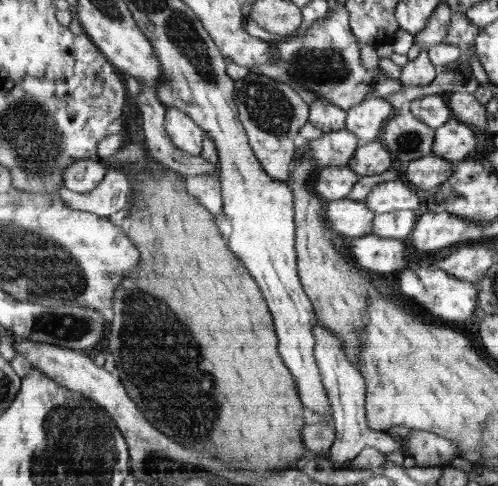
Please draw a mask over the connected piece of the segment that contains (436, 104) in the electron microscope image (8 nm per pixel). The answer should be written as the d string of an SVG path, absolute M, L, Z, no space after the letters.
M442 94L416 98L410 102L410 110L415 118L422 120L434 130L452 119L451 110Z

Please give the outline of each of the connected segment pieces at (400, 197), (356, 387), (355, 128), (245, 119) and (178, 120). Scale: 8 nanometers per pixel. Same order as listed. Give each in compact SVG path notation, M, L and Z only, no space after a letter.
M397 178L395 181L384 181L372 187L364 204L376 215L396 210L414 210L418 208L418 196L414 189L410 190L408 184Z
M318 317L316 324L312 326L312 330L314 330L316 336L316 362L318 362L320 374L323 375L324 386L327 387L328 399L330 399L332 405L333 425L336 428L335 441L332 448L327 452L334 469L349 469L349 461L356 458L363 448L369 446L384 454L401 450L406 456L410 456L408 449L394 440L393 437L368 426L368 419L366 419L367 381L360 374L360 371L352 366L352 362L348 362L344 348L342 348L342 342L330 330L320 326Z
M368 96L347 110L345 130L356 135L362 143L369 143L378 138L382 126L390 118L394 106L384 97Z
M249 72L236 80L235 102L239 107L239 118L246 128L251 148L256 158L263 163L264 170L273 179L288 180L289 166L295 158L299 131L310 118L309 106L294 87L265 75Z
M166 106L165 132L180 150L191 156L201 155L205 133L184 111Z

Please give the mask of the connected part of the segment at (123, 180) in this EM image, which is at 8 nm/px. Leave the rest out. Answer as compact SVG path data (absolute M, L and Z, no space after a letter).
M114 162L105 167L104 180L92 192L72 192L65 185L58 194L73 210L109 218L127 206L131 194L130 182L129 172L123 165Z

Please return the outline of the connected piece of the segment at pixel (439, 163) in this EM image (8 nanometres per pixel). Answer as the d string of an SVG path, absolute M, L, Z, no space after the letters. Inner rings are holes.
M431 153L427 157L410 161L406 170L406 180L414 188L420 188L422 191L434 191L435 188L448 181L454 168L456 168L456 163Z

